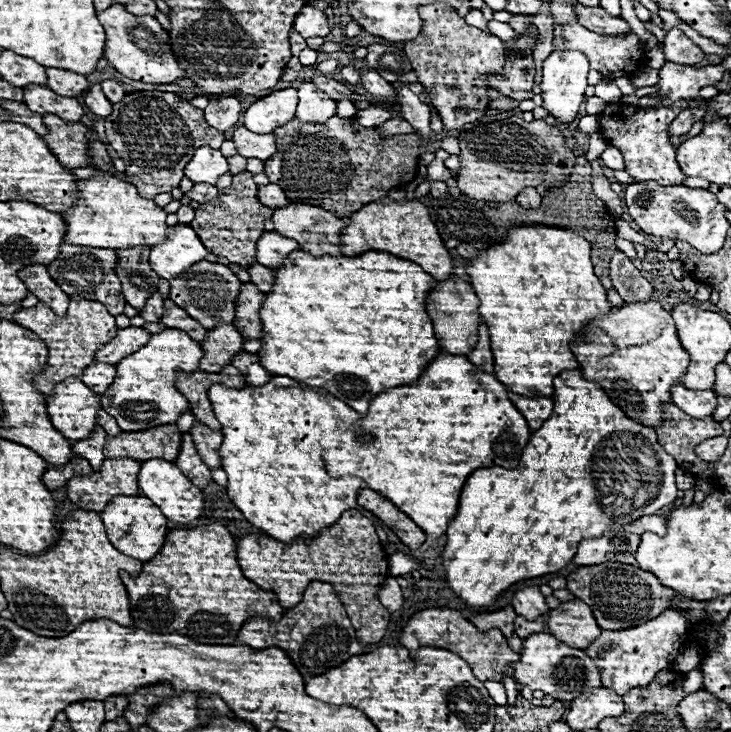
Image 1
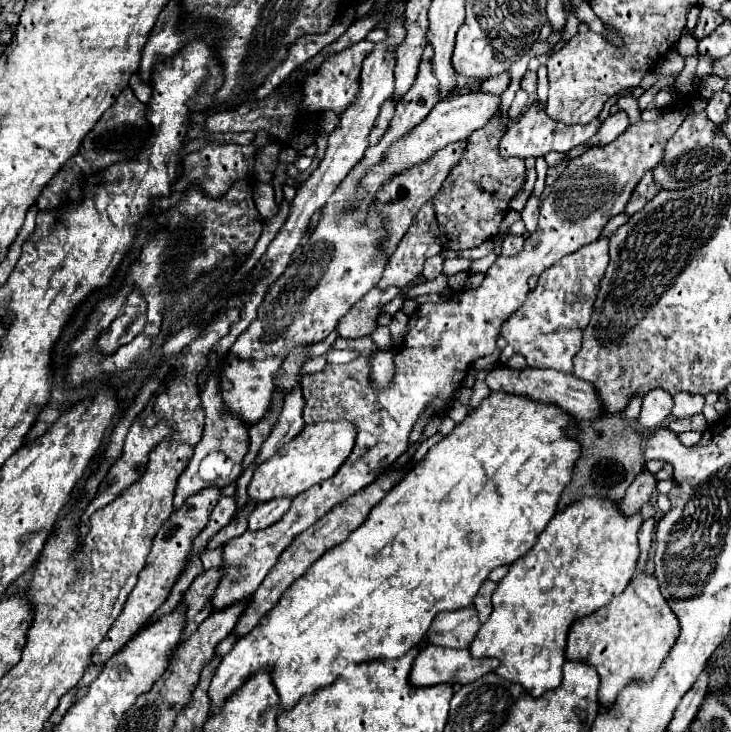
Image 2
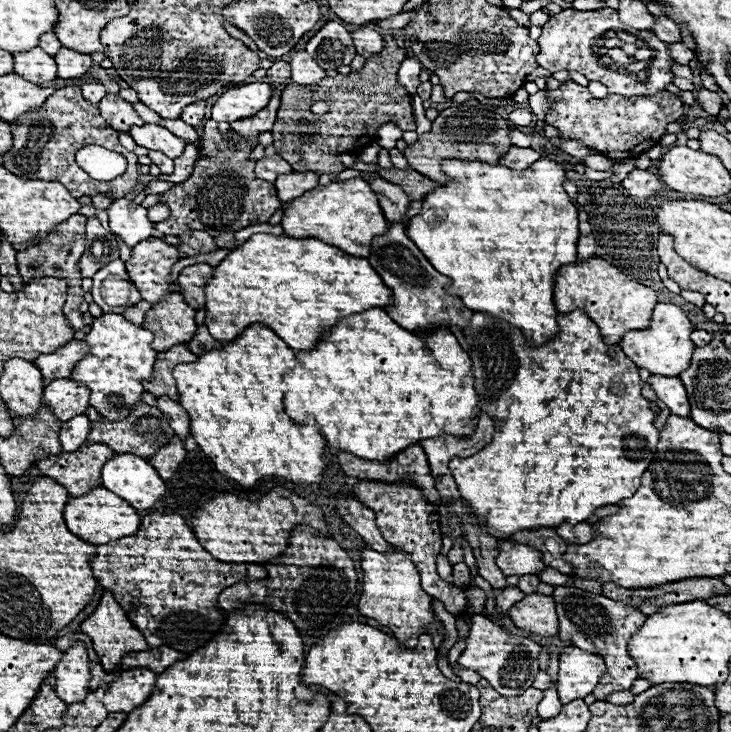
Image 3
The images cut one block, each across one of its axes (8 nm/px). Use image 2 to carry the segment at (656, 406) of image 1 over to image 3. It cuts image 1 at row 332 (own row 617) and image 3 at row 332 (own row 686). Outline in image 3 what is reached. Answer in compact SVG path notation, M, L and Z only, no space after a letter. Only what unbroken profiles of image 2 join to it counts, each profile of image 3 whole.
M592 256L588 260L566 264L556 272L554 304L558 312L572 312L576 308L586 310L586 314L598 324L604 342L618 344L624 332L644 330L650 326L652 308L656 304L656 292L648 286L630 280L610 262Z

